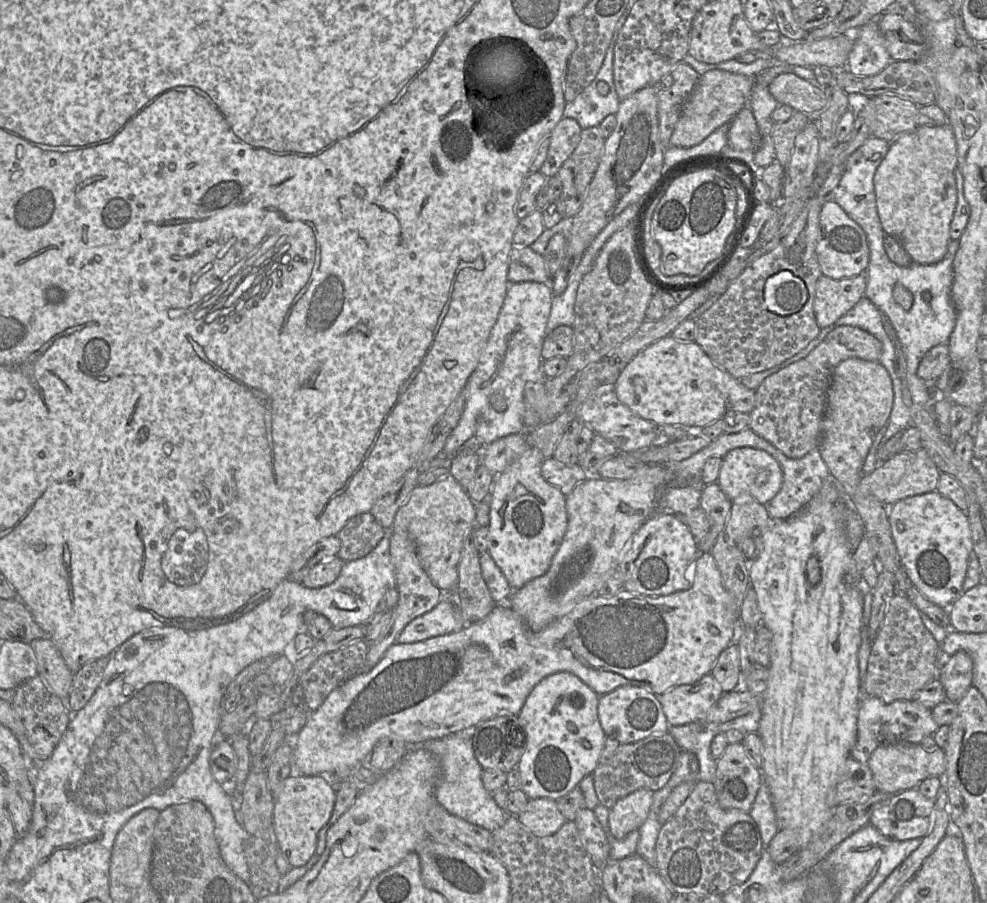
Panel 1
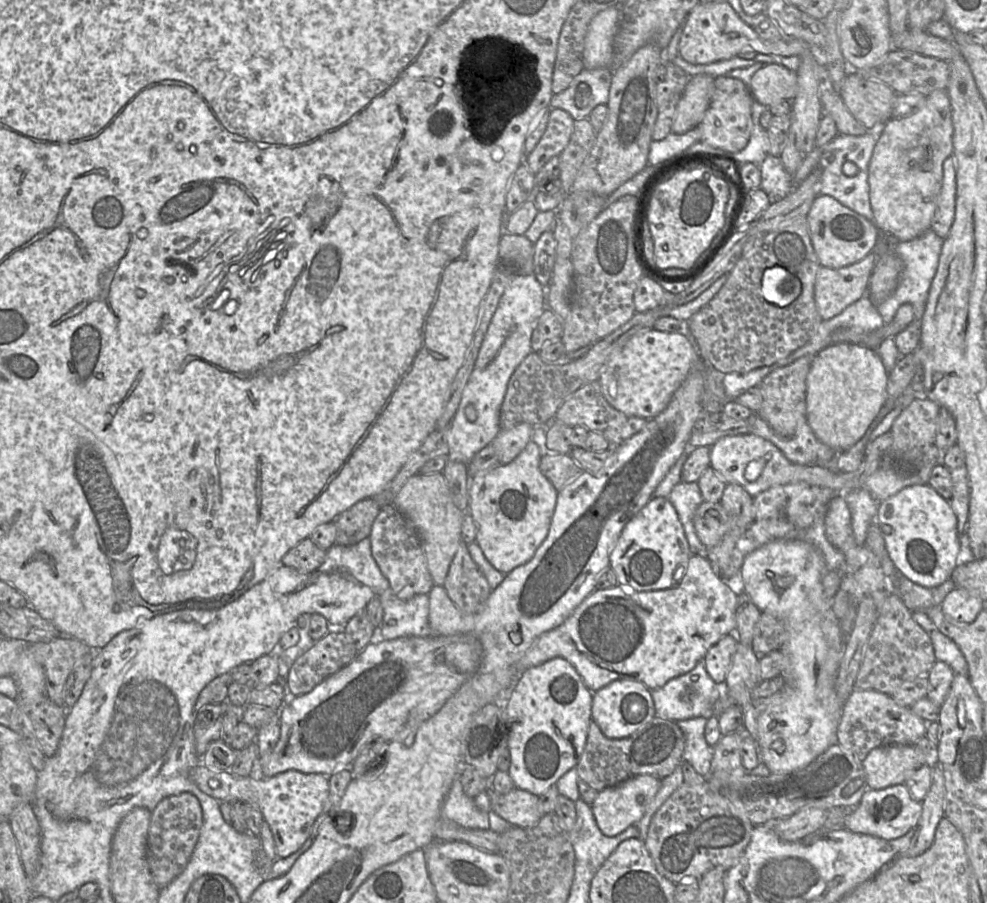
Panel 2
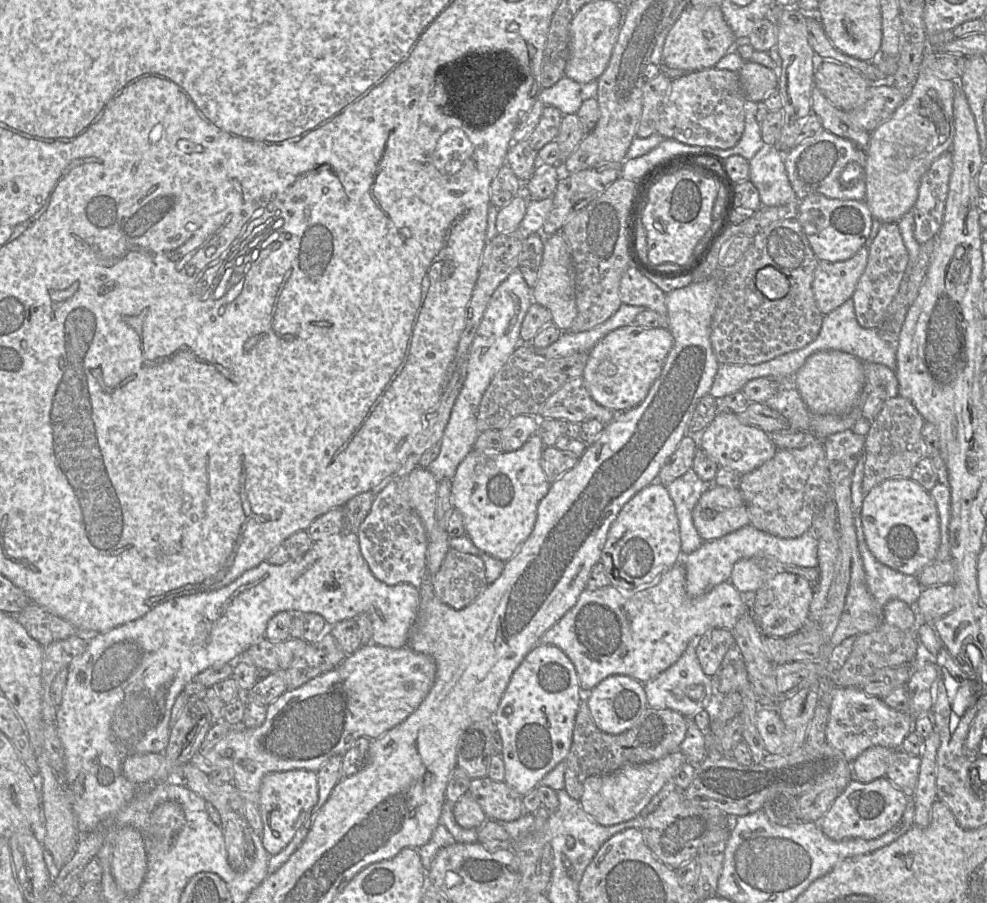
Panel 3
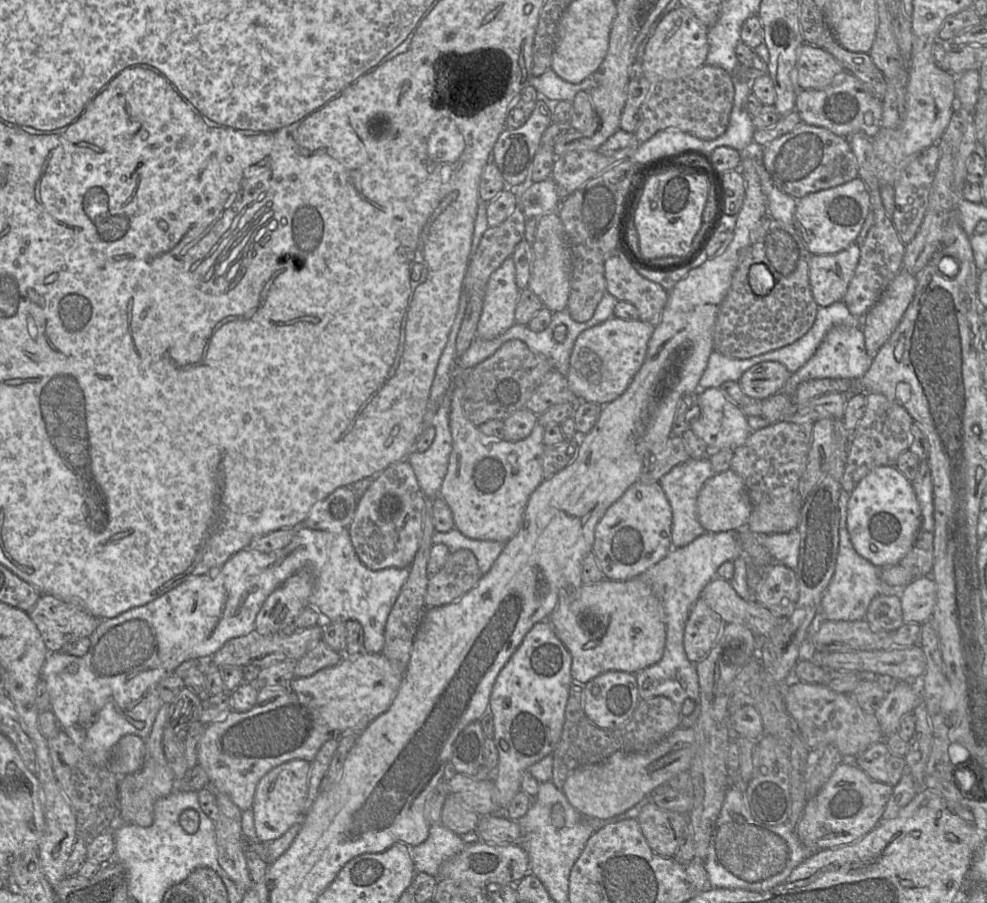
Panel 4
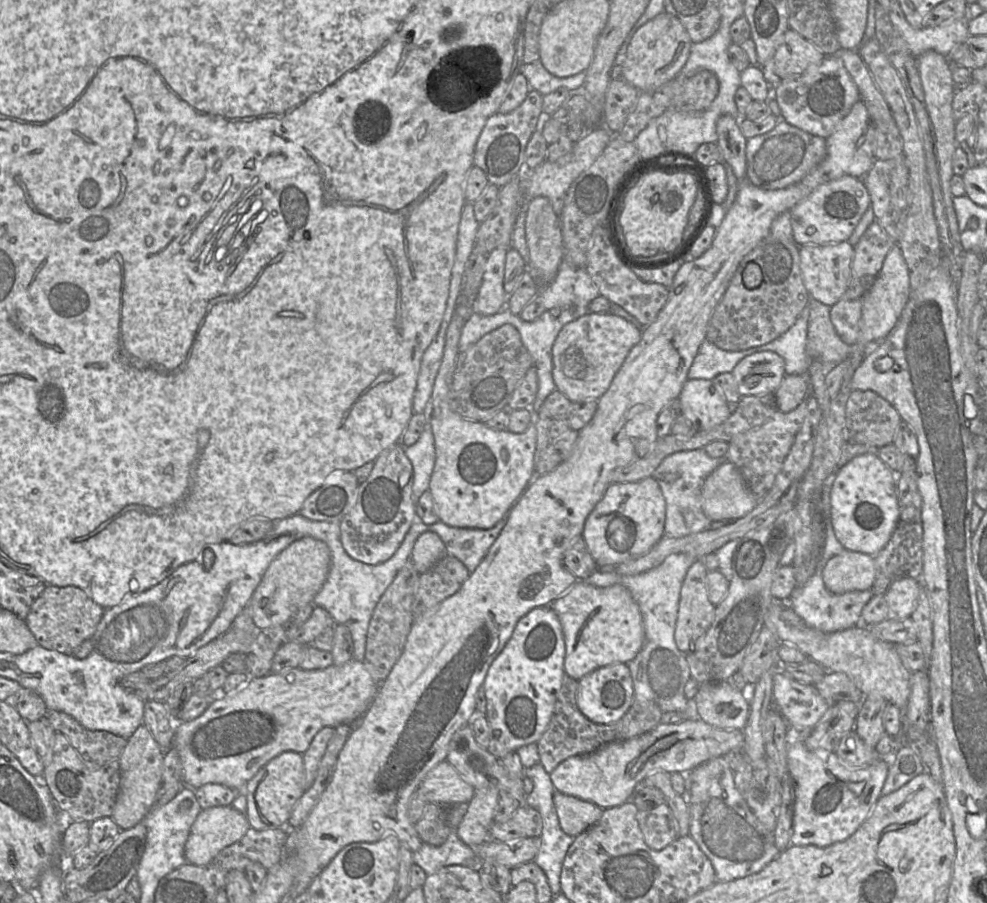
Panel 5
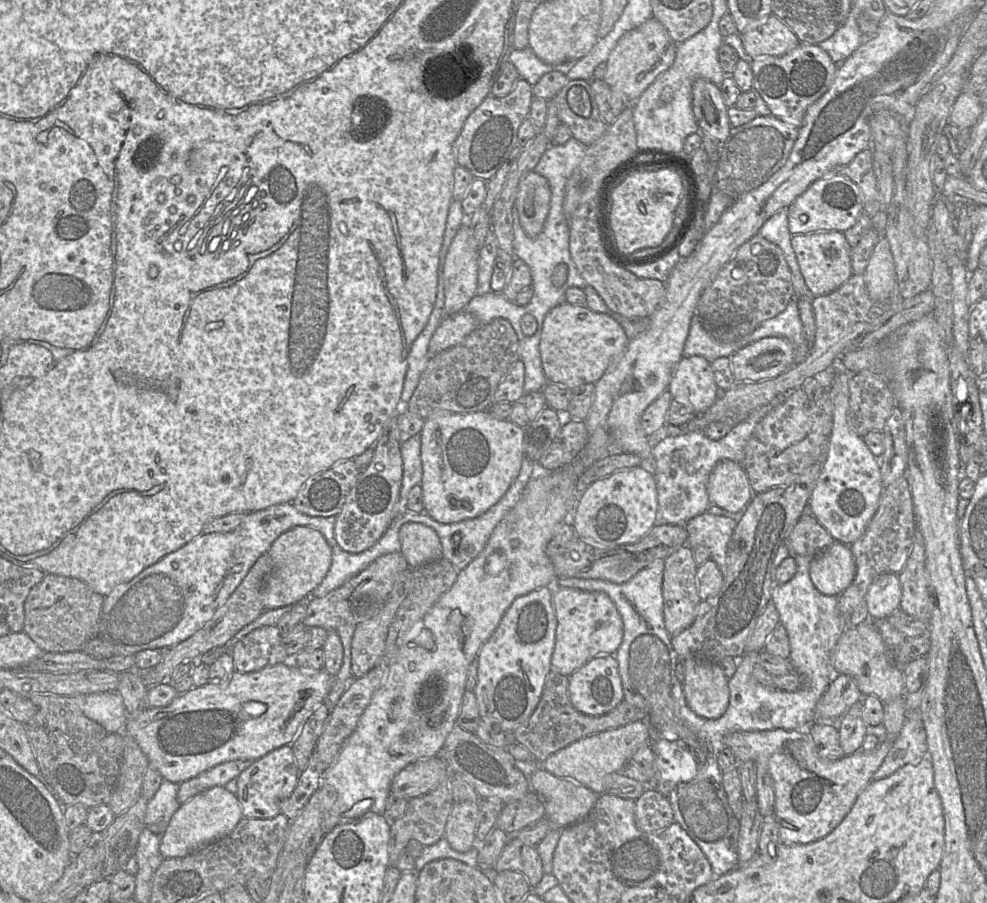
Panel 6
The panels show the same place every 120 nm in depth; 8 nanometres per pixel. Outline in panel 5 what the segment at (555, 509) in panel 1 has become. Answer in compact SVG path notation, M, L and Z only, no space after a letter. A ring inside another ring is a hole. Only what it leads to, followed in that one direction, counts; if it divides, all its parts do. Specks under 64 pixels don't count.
M455 309L447 328L443 358L431 396L432 415L429 424L434 436L435 465L428 491L432 494L434 510L440 522L457 528L489 529L509 513L534 477L537 429L534 423L530 423L527 430L519 434L508 430L494 430L486 423L464 418L450 408L448 394L453 381L464 322Z

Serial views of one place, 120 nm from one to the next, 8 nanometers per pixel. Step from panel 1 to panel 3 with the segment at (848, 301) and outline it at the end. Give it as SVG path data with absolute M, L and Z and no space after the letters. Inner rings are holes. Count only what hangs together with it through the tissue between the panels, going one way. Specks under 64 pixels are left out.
M862 246L851 258L828 262L819 261L812 283L815 301L823 315L829 314L851 299L863 274L869 254L869 246Z

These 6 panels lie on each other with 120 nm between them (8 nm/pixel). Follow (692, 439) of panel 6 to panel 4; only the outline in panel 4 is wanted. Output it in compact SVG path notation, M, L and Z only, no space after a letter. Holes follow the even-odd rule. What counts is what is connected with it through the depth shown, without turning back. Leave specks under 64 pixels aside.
M709 457L703 459L689 458L676 465L659 479L672 510L672 546L684 547L701 536L705 529L697 517L697 498L704 483L715 474Z

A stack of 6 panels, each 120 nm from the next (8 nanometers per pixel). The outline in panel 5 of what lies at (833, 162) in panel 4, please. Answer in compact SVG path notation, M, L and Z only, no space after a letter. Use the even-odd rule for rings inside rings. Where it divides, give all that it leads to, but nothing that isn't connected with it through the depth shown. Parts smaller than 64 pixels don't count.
M780 119L771 131L746 141L746 177L765 190L783 189L801 181L827 155L826 139Z

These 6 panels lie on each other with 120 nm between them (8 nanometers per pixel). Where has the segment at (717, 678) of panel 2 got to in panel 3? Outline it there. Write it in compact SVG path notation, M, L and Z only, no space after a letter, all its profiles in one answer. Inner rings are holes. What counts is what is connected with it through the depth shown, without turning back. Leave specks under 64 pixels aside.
M714 628L700 636L696 655L703 672L708 676L716 676L726 653L733 645L735 639L728 629Z

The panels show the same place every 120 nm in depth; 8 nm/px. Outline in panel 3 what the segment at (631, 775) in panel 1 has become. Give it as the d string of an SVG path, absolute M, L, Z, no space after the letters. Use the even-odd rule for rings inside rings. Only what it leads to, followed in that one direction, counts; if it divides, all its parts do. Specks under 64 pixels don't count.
M587 692L581 693L575 717L572 743L564 759L564 790L575 800L583 793L583 782L595 775L610 774L627 765L644 764L659 760L679 750L686 735L685 717L671 709L647 707L638 721L621 734L601 731L594 723L587 706Z

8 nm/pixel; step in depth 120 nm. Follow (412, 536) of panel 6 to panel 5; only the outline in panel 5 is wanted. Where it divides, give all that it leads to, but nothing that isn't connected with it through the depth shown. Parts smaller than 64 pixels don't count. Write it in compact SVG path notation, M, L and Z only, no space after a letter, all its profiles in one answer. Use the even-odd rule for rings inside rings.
M423 532L413 546L410 563L419 574L428 571L446 555L442 539L434 532Z

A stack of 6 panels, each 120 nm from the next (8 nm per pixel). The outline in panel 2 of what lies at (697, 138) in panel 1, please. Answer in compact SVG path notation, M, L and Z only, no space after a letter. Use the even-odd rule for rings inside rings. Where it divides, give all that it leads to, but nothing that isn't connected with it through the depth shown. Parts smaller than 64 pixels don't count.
M707 74L690 79L676 106L671 132L684 134L700 124L714 93L714 81L715 77Z

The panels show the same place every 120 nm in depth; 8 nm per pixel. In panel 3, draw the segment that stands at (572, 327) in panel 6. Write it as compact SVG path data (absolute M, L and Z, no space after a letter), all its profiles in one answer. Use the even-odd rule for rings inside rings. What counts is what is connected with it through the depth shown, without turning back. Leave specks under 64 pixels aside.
M635 323L607 334L589 350L582 375L593 400L616 412L640 405L659 377L673 344L673 336L667 328L646 328Z

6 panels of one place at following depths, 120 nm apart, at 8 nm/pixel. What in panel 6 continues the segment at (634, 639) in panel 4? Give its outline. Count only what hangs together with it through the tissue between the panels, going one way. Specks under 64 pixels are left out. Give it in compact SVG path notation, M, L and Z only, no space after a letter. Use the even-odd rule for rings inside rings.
M569 587L553 589L557 627L551 669L570 676L595 657L615 655L623 639L623 621L614 602L603 592Z

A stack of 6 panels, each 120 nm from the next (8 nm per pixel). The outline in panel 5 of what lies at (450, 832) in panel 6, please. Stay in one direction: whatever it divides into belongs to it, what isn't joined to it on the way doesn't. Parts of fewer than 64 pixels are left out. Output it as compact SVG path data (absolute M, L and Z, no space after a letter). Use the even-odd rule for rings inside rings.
M495 786L475 790L462 821L455 829L458 837L468 846L478 847L489 839L499 793Z

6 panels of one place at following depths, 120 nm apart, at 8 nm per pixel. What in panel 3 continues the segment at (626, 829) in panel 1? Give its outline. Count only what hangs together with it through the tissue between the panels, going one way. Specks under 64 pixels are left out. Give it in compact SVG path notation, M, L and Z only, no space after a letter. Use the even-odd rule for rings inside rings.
M677 750L656 761L627 765L610 774L590 776L583 782L580 805L592 820L602 826L628 821L640 814L651 798L673 778L685 762L685 756Z

